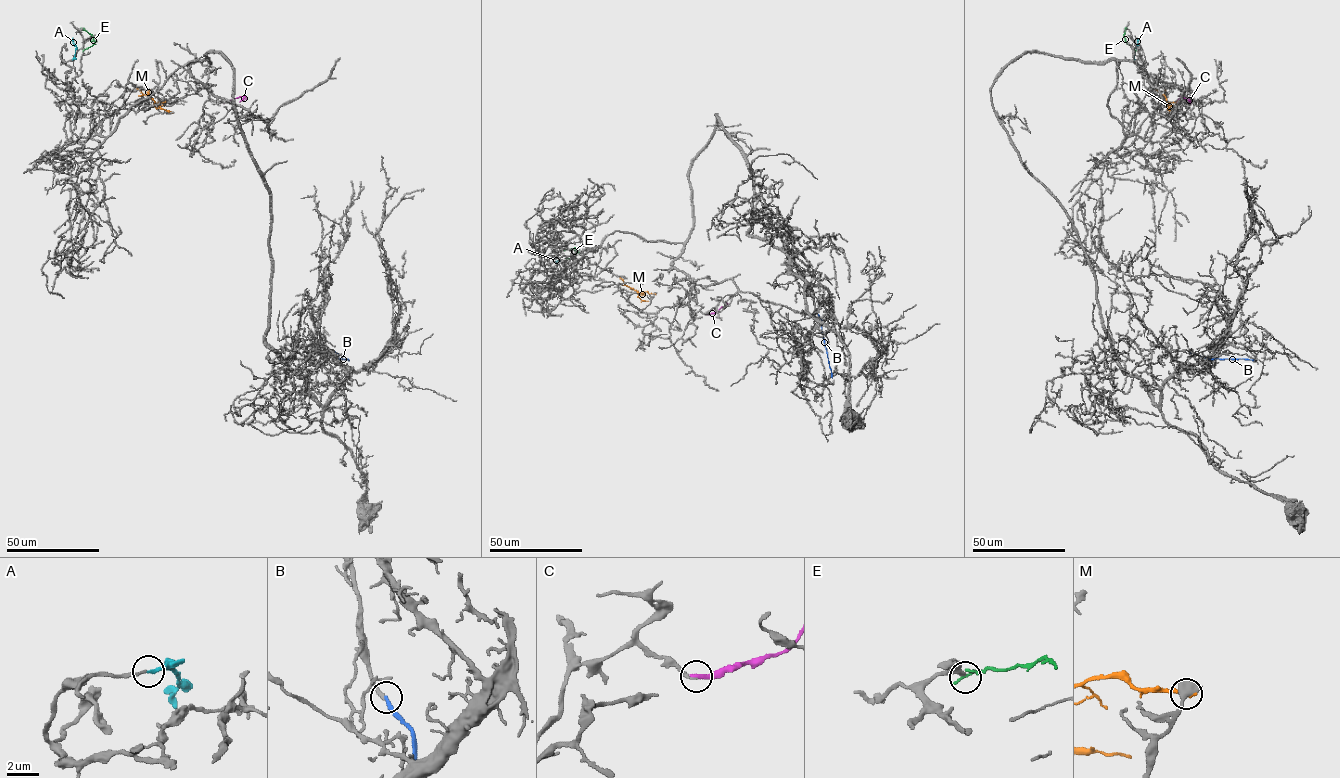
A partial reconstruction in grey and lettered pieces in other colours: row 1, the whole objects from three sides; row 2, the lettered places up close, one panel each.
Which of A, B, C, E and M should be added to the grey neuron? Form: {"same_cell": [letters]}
{"same_cell": ["B", "C"]}

